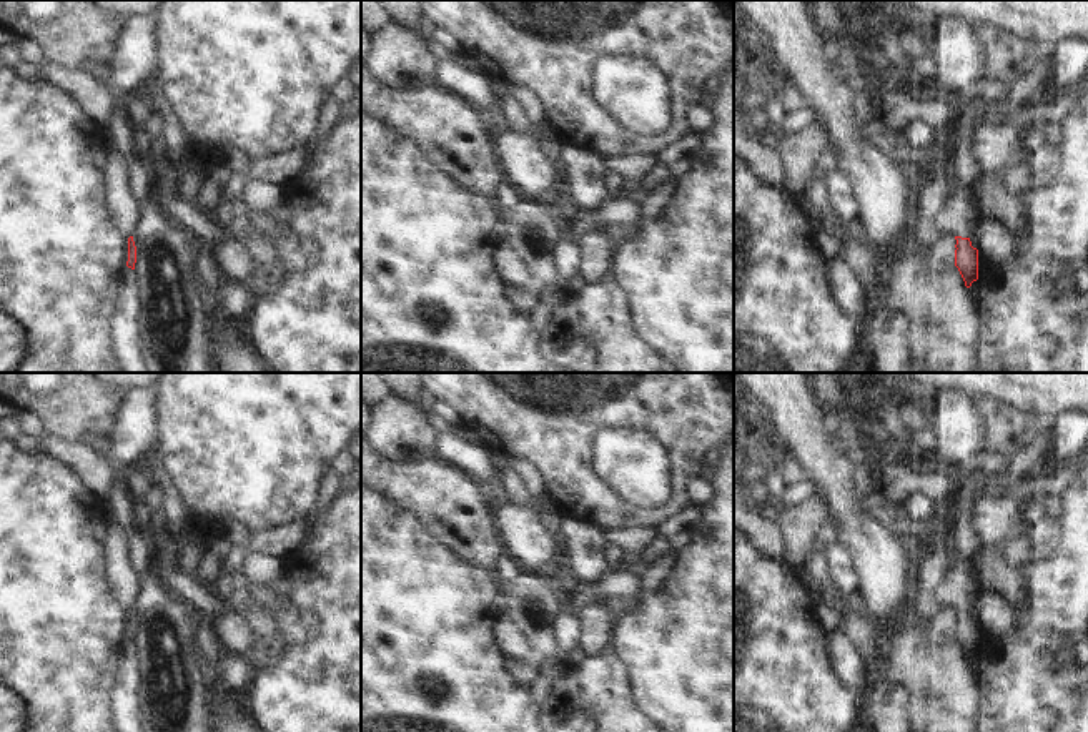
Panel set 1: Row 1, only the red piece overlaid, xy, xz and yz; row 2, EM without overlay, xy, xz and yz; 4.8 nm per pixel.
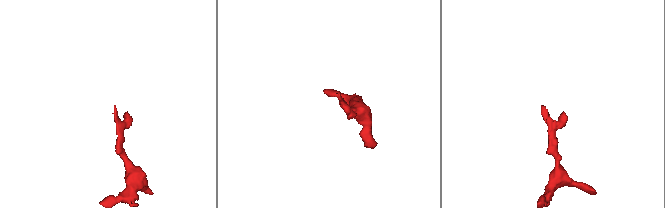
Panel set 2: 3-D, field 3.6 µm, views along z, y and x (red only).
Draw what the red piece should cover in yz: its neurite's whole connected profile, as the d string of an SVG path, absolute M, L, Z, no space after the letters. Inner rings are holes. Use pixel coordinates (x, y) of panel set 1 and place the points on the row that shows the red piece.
M962 190L943 203L940 215L942 236L952 235L955 245L955 266L958 268L965 286L970 288L978 279L978 250L972 246L968 228L973 220L973 206L968 191Z

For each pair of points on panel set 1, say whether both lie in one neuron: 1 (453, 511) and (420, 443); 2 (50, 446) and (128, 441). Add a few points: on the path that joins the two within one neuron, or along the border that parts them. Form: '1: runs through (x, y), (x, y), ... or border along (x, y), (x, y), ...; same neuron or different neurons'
1: border along (438, 458), (421, 463), (390, 463); different neurons
2: runs through (70, 453), (80, 458), (108, 458); same neuron

